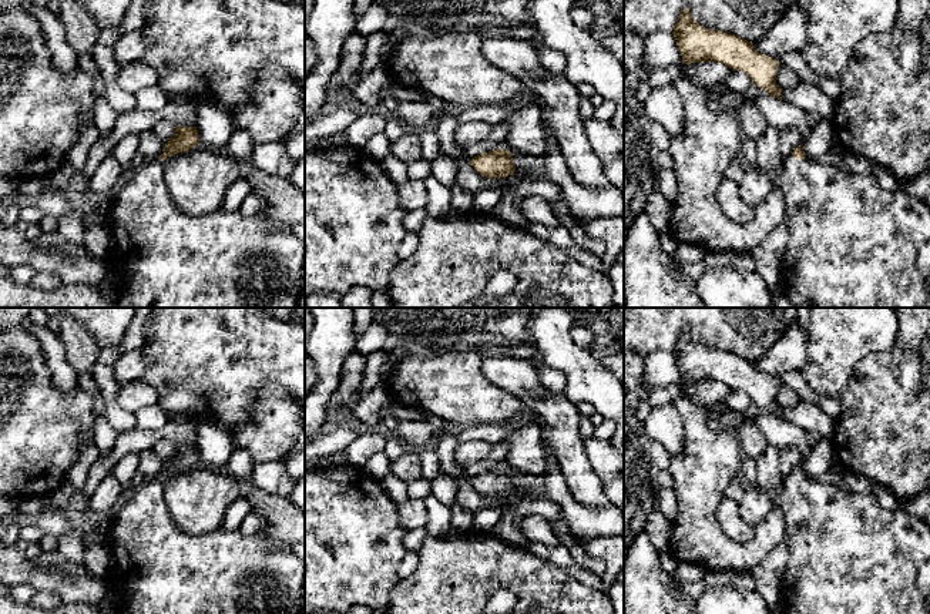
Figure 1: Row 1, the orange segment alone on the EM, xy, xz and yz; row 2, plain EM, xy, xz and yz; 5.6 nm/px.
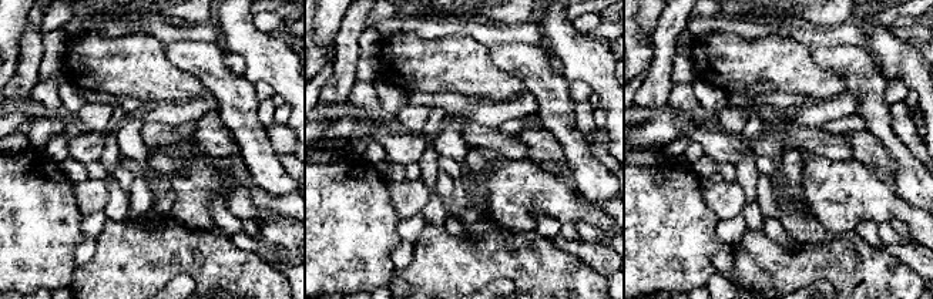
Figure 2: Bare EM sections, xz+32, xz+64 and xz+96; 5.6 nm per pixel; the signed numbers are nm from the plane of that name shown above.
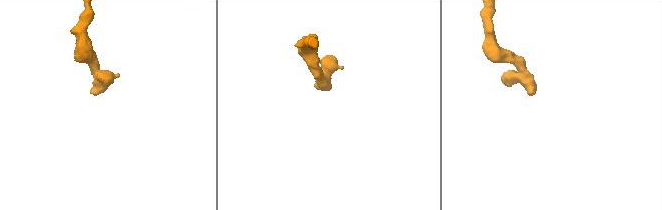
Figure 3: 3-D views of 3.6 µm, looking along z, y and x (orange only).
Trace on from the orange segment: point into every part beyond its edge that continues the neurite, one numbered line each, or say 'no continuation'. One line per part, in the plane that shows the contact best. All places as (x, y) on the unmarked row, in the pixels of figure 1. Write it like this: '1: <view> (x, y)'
1: yz (848, 554)

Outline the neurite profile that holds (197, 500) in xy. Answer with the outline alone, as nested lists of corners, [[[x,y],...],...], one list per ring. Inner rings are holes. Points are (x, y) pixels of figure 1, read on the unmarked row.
[[[195,464],[188,472],[174,473],[164,479],[164,500],[178,530],[201,536],[219,527],[226,509],[235,500],[242,499],[245,486],[225,470]]]

